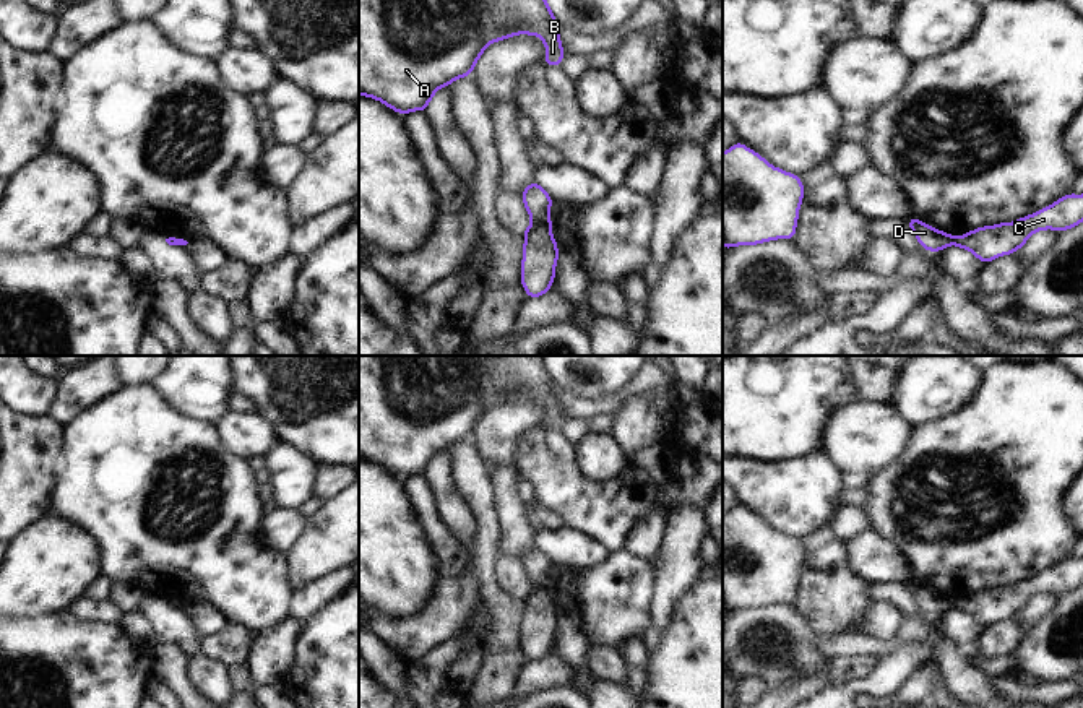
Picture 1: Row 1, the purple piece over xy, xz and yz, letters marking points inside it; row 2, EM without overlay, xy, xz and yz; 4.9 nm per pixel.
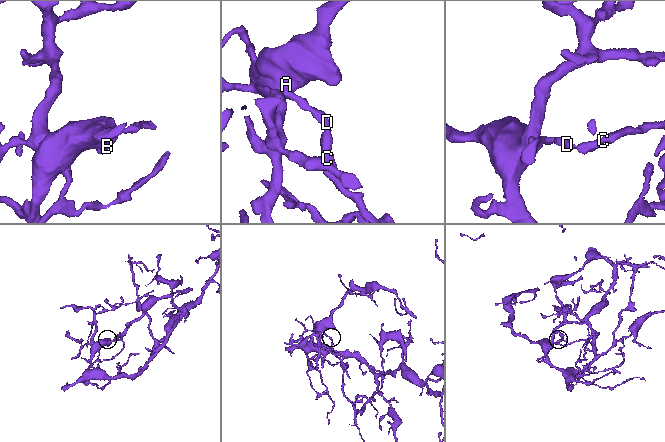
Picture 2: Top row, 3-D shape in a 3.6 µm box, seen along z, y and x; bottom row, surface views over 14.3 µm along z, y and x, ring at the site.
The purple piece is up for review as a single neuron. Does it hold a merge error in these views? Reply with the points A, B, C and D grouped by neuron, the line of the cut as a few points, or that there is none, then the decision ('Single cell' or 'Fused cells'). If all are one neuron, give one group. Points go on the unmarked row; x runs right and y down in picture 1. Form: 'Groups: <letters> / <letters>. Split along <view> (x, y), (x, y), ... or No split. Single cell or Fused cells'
Groups: A B D / C. Split along xz (549, 588), (530, 590). Fused cells

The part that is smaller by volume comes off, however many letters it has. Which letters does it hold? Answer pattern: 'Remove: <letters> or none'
Remove: C

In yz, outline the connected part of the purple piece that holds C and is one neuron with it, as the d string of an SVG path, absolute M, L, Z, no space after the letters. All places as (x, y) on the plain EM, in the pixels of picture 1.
M1067 557L1055 567L1013 586L981 589L955 602L955 609L971 615L984 628L1018 615L1034 596L1064 596L1083 586L1083 557Z

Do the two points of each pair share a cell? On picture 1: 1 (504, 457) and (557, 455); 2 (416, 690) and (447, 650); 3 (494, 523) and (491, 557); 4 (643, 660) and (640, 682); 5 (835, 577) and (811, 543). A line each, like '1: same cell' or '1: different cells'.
1: different cells
2: same cell
3: same cell
4: same cell
5: same cell

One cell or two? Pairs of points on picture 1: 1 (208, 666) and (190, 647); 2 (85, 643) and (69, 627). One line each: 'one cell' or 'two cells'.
1: two cells
2: one cell

